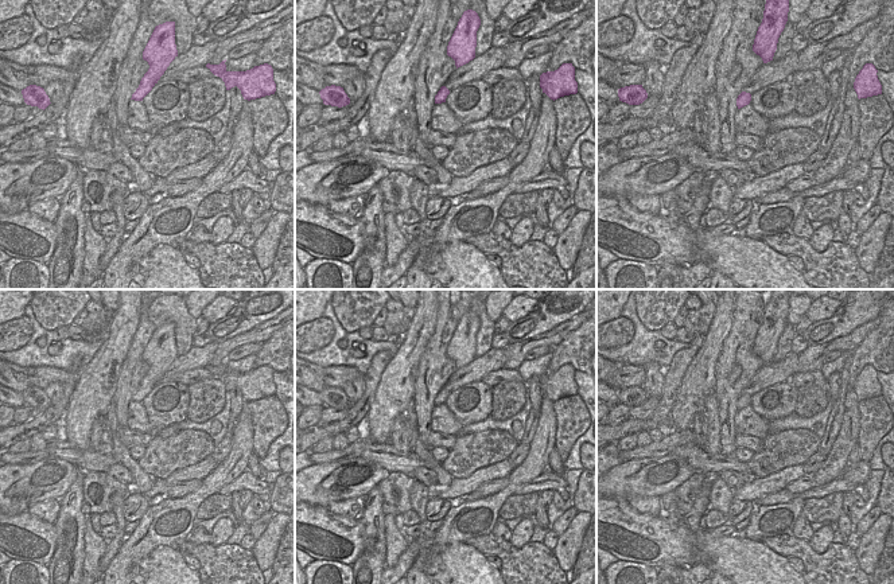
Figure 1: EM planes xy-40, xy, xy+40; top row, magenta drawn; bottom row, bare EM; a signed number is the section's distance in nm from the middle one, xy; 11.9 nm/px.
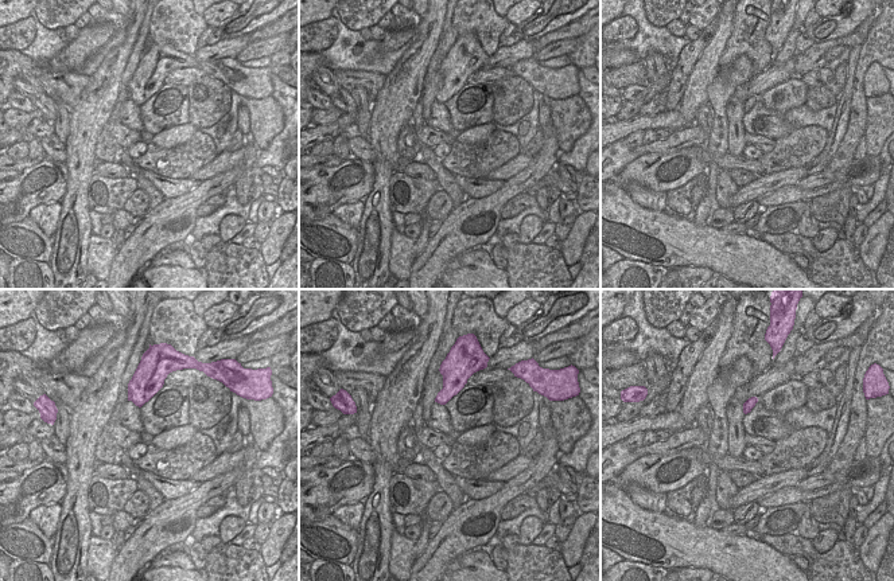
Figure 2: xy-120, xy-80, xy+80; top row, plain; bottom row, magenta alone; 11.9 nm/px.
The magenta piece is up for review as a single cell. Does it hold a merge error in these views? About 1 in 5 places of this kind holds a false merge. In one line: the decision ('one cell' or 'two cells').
one cell

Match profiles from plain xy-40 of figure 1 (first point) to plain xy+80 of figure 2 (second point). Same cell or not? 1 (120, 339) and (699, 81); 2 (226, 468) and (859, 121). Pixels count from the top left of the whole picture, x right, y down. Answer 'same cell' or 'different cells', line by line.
1: same cell
2: same cell

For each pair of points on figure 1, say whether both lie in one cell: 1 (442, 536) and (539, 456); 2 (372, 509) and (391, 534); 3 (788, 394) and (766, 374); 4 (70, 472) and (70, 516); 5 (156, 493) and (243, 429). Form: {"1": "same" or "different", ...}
{"1": "same", "2": "different", "3": "different", "4": "different", "5": "different"}

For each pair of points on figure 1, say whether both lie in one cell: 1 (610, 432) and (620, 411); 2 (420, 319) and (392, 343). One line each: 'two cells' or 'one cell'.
1: two cells
2: two cells

